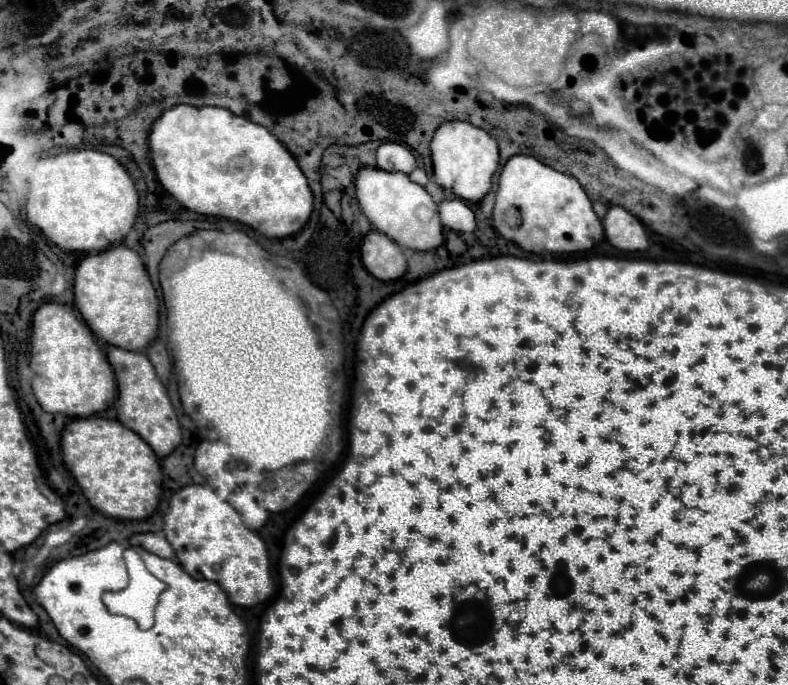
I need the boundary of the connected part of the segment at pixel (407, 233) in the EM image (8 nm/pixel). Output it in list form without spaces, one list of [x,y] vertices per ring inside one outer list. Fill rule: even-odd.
[[[362,168],[356,174],[356,200],[360,210],[366,214],[373,229],[388,234],[402,248],[412,250],[434,250],[444,242],[438,206],[432,196],[406,174],[392,174],[378,168]]]

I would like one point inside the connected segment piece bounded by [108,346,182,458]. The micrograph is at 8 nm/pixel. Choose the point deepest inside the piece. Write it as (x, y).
(143, 406)

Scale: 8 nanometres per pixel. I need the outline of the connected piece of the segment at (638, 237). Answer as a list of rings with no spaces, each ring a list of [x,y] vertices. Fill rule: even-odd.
[[[612,206],[608,210],[604,230],[608,242],[622,252],[644,252],[648,248],[648,236],[642,222],[622,206]]]

